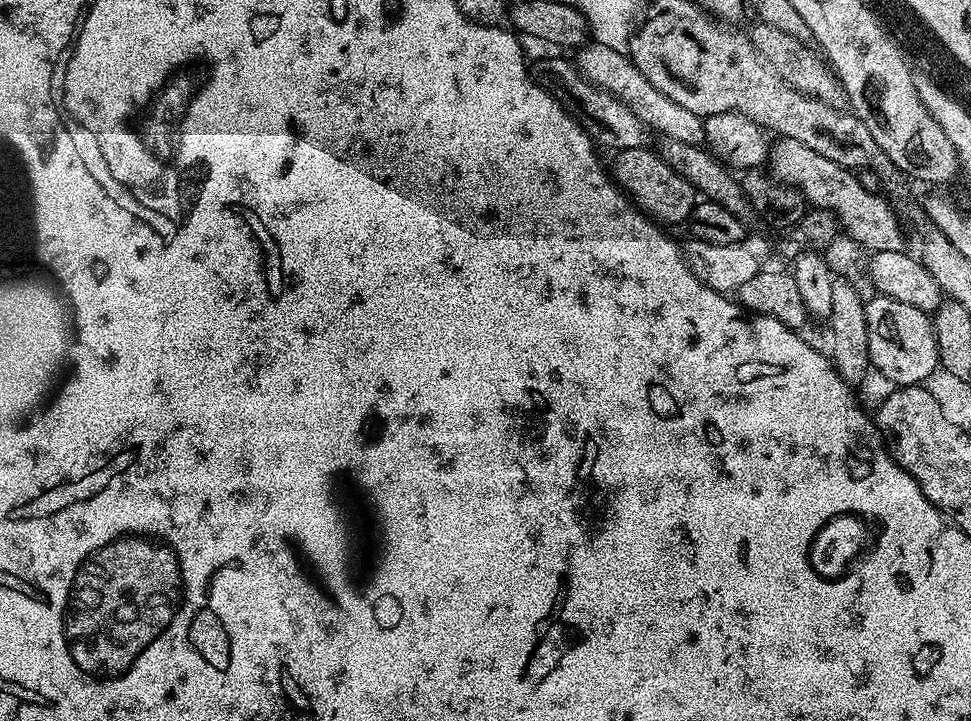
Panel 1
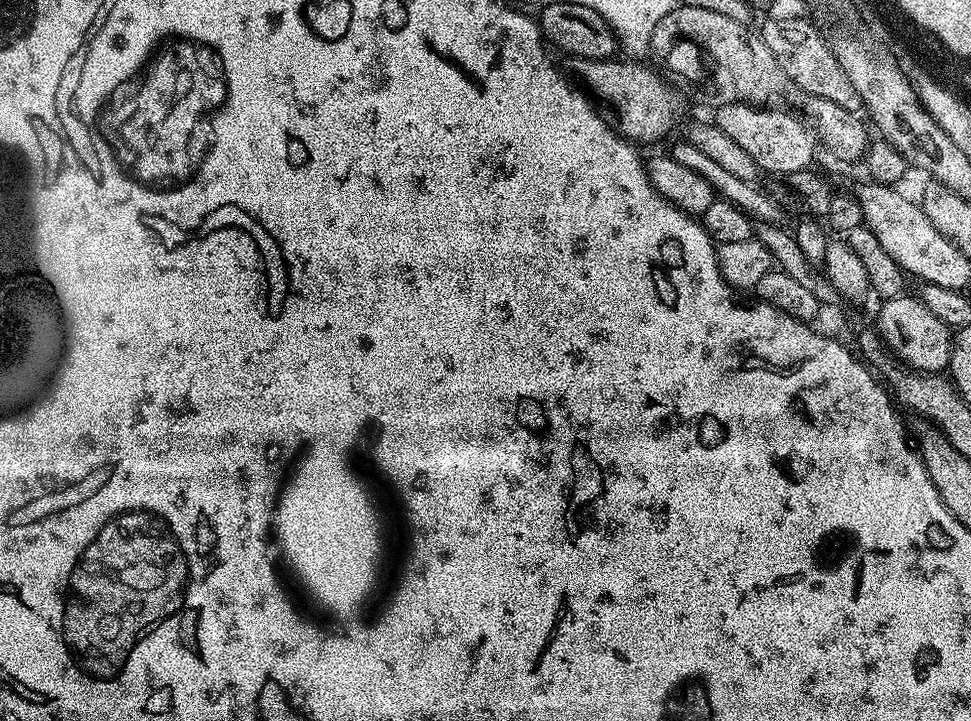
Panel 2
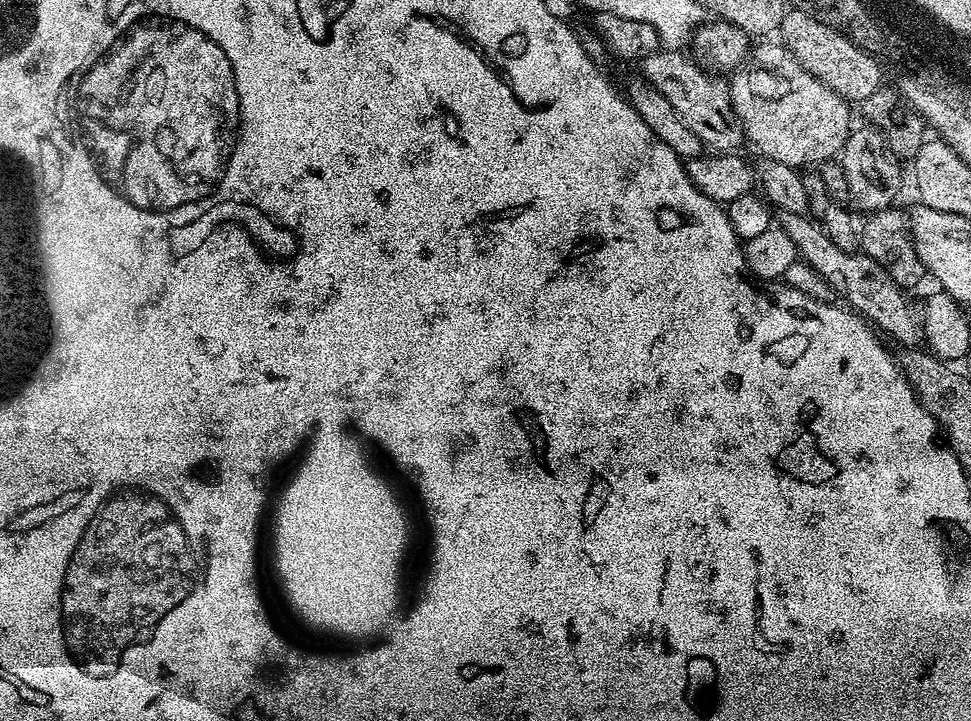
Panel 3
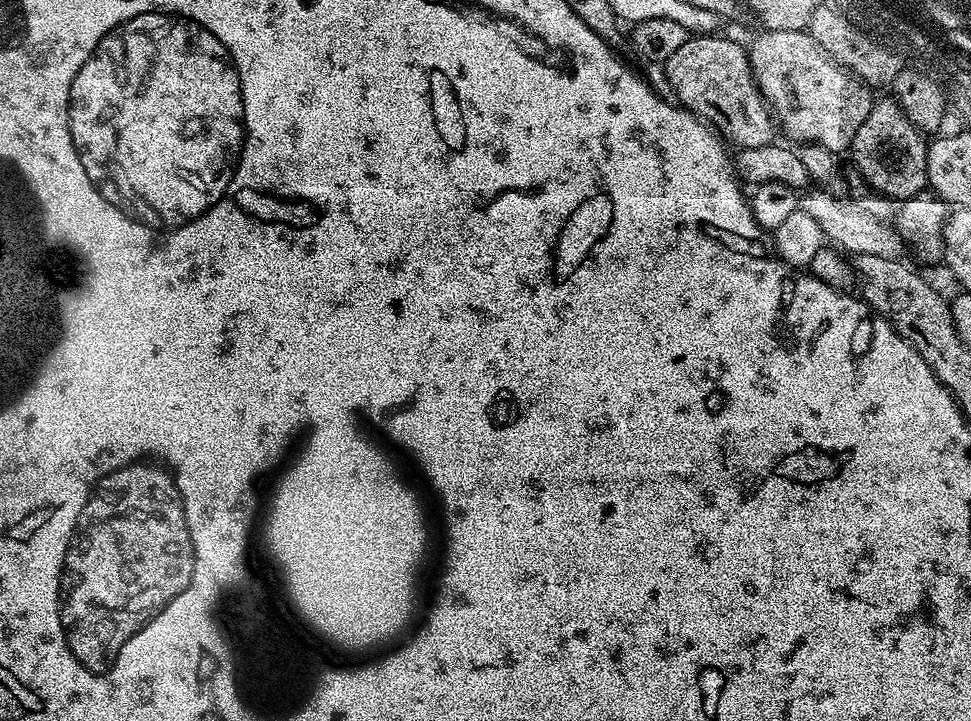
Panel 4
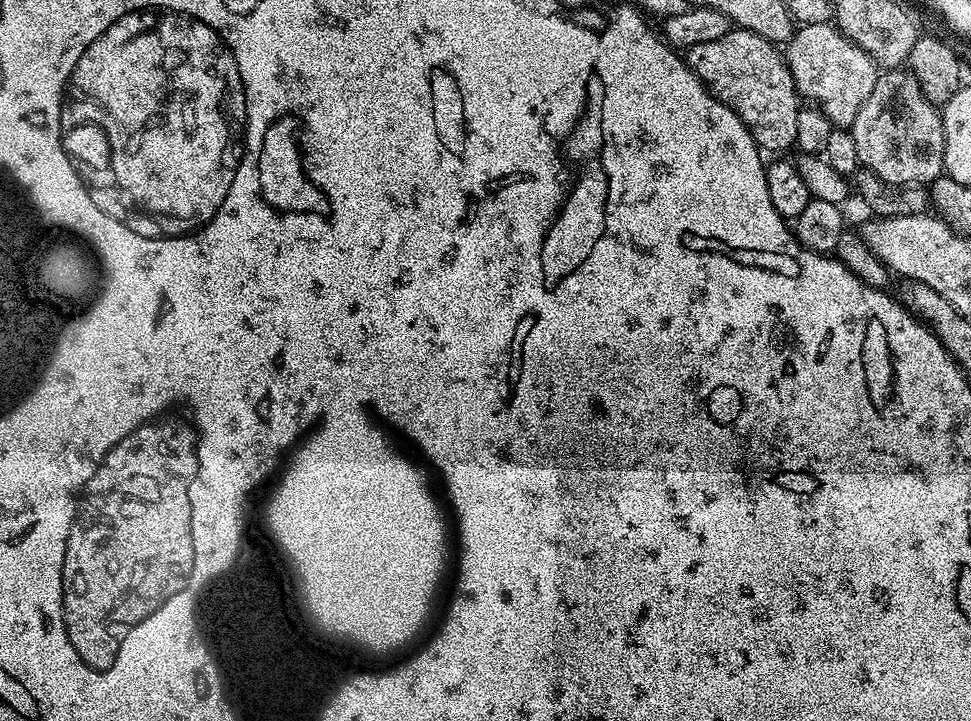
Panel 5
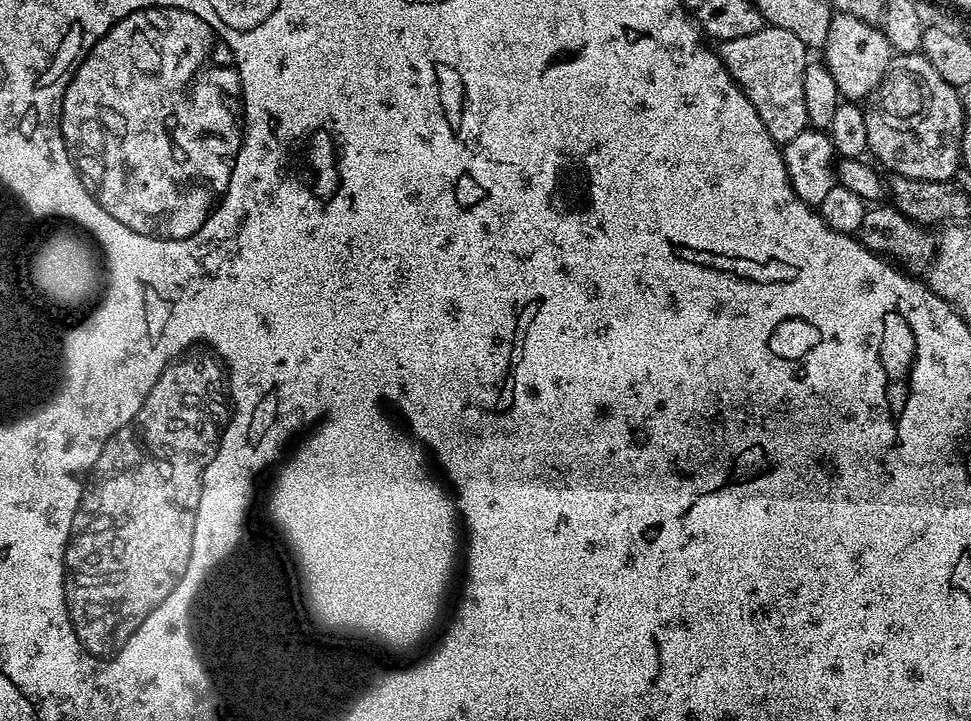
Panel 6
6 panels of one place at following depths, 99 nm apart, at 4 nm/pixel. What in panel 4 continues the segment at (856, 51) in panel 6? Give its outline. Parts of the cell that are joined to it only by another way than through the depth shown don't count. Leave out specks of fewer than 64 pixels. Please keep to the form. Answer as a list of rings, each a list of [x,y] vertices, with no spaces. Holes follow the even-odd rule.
[[[764,30],[747,45],[748,61],[775,123],[797,145],[817,144],[834,154],[847,153],[858,126],[874,103],[869,85],[828,56],[807,31]]]

